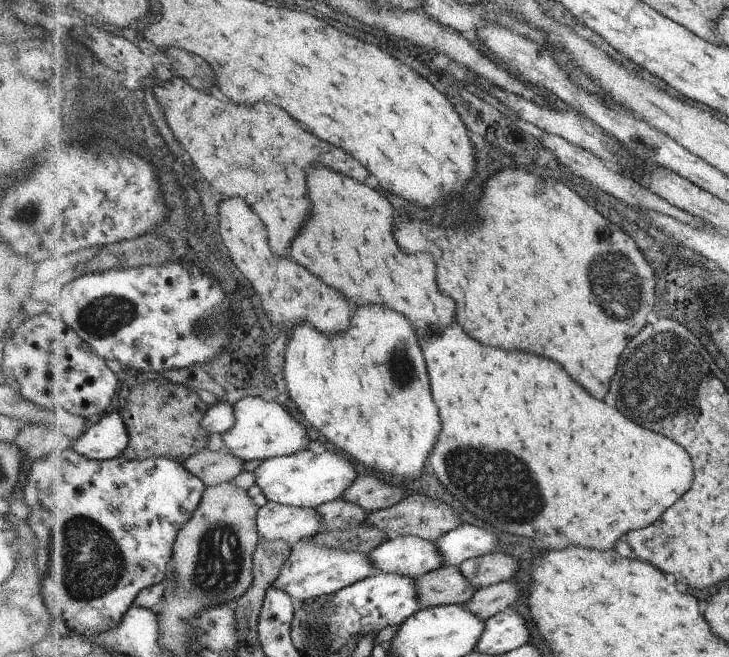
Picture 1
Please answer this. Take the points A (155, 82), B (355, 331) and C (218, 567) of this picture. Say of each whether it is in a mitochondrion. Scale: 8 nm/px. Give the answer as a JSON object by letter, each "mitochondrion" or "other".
{"A":"other","B":"other","C":"mitochondrion"}

